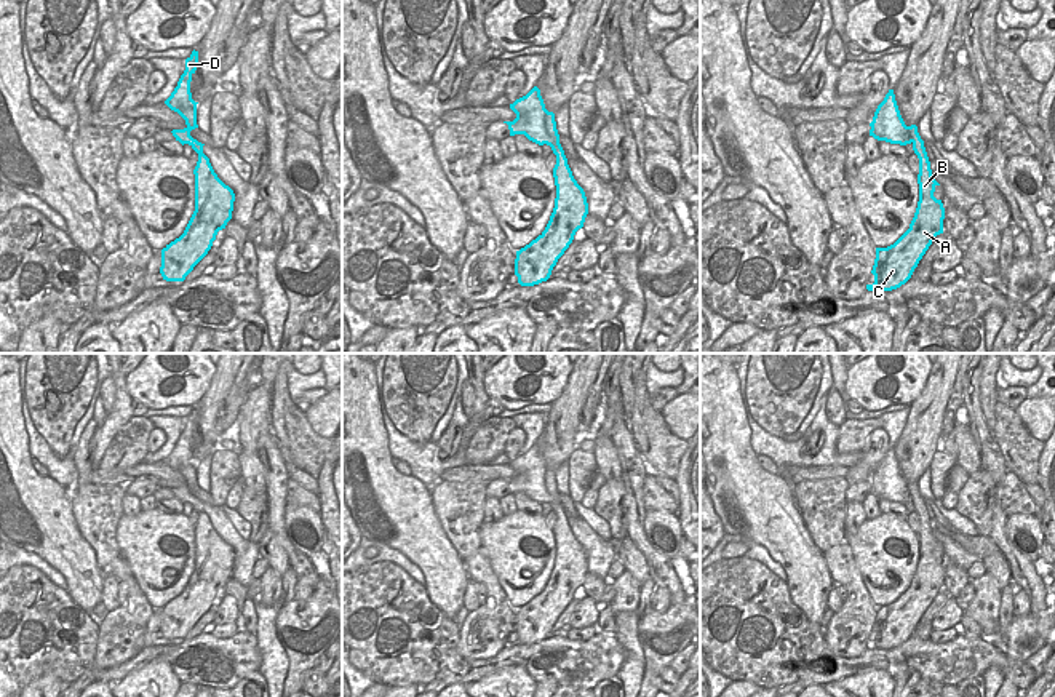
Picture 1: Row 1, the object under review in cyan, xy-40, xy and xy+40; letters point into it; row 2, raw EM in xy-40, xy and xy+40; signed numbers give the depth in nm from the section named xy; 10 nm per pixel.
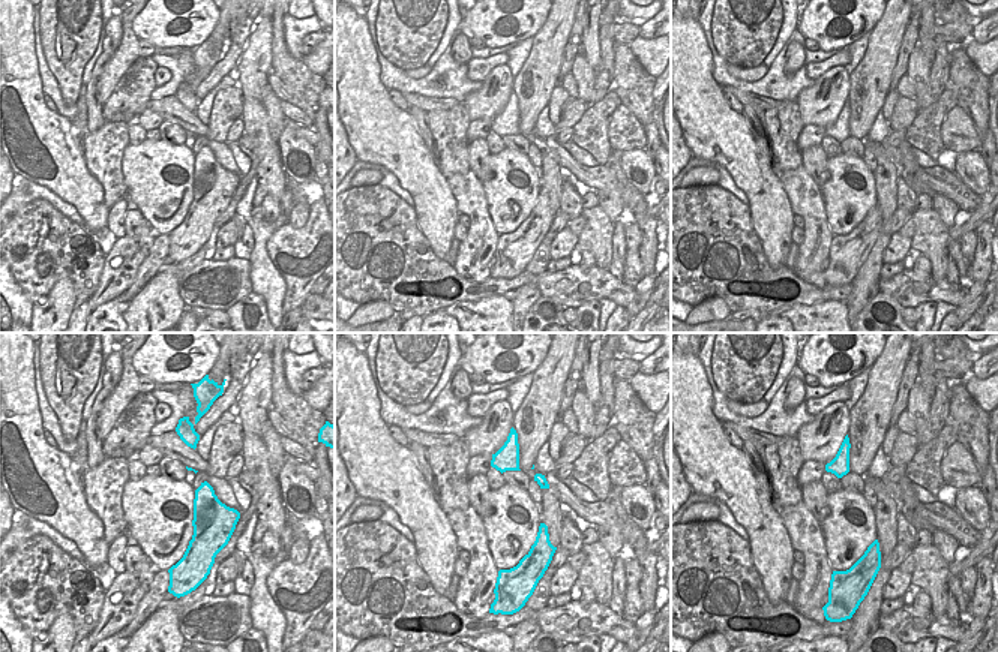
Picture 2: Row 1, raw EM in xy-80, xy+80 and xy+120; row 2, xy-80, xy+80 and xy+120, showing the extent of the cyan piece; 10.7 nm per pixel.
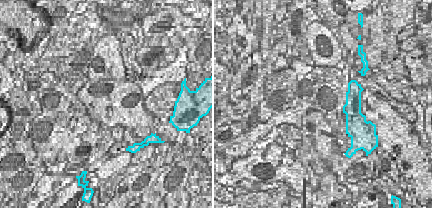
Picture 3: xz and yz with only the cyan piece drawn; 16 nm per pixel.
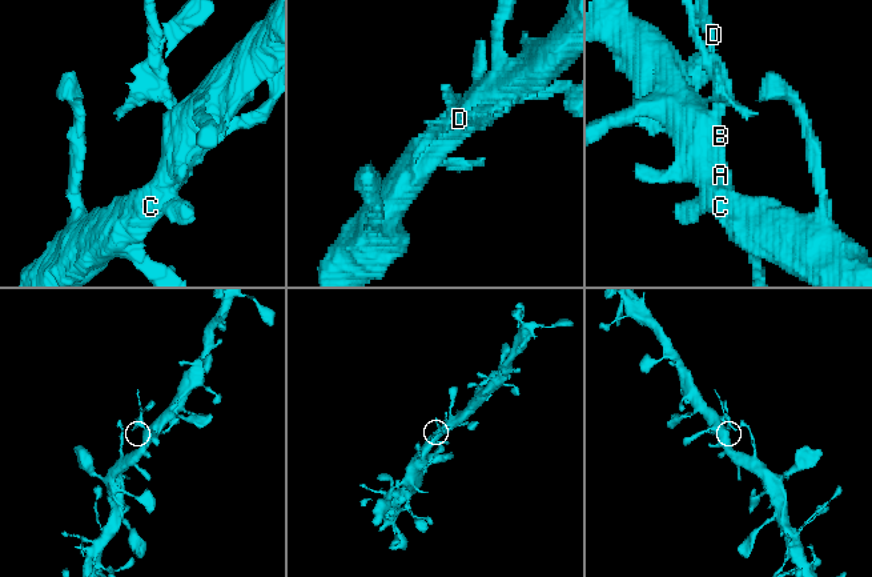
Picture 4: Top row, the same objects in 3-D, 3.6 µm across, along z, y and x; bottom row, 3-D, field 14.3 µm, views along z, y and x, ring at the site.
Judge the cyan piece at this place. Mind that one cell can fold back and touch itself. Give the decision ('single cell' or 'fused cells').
fused cells

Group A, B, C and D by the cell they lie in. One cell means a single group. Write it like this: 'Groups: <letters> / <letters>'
Groups: A B C / D

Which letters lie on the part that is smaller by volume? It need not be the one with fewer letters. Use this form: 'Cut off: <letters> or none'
Cut off: D

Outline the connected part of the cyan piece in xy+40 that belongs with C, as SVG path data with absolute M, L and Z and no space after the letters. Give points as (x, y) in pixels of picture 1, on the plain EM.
M918 496L913 508L919 516L919 560L910 587L890 604L876 606L876 617L871 631L874 641L866 643L868 649L892 649L905 643L919 619L937 593L943 591L945 566L942 558L934 555L940 544L930 528L924 499Z

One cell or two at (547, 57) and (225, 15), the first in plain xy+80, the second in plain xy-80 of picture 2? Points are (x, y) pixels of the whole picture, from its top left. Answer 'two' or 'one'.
one

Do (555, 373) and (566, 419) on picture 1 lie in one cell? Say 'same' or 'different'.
different

